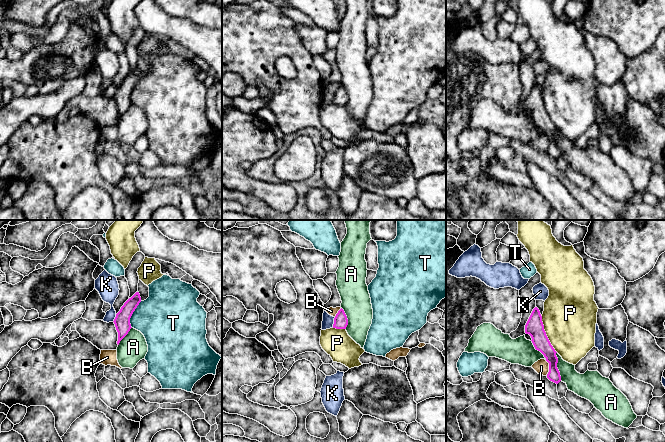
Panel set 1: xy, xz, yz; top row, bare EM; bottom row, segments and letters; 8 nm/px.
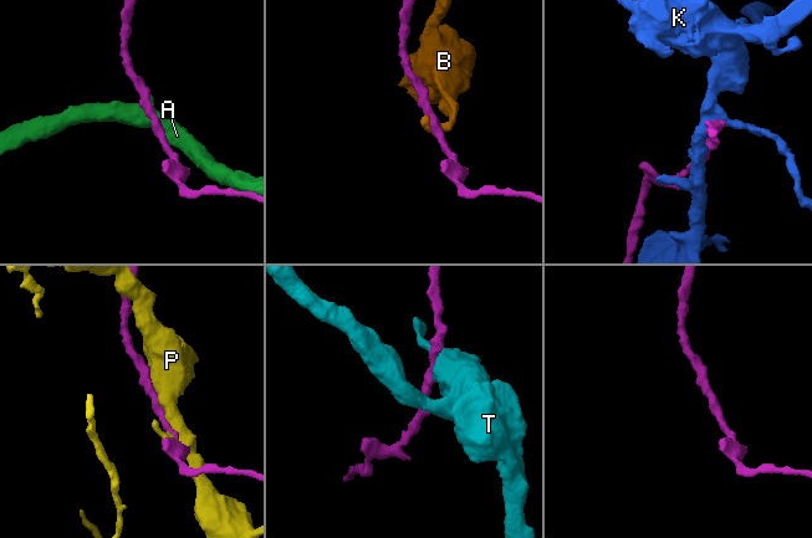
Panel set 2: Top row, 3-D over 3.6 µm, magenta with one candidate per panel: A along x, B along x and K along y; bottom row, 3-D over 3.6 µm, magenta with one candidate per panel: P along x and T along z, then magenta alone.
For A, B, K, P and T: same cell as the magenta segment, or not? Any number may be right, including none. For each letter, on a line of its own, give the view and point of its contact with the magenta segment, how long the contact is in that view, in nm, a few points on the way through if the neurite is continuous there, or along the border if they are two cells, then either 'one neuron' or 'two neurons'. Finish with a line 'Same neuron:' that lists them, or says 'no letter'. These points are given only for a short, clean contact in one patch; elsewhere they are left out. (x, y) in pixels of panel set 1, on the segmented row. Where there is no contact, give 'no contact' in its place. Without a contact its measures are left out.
A: contact yz (556, 366); length 240 nm; two neurons
B: contact yz (549, 368); length 130 nm; border yz (545, 360), (548, 363), (547, 375); two neurons
K: contact xz (334, 322); length 90 nm; two neurons
P: contact yz (545, 334); length 340 nm; two neurons
T: contact xy (132, 313); length 240 nm; two neurons
Same neuron: no letter

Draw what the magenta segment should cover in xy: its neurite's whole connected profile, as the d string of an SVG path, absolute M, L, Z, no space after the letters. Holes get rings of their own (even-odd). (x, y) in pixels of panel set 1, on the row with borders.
M136 292L131 298L129 298L124 303L120 311L116 314L116 317L113 322L118 332L117 341L118 345L120 341L128 334L128 332L132 328L130 324L130 318L140 302L141 302L140 294L139 292Z

